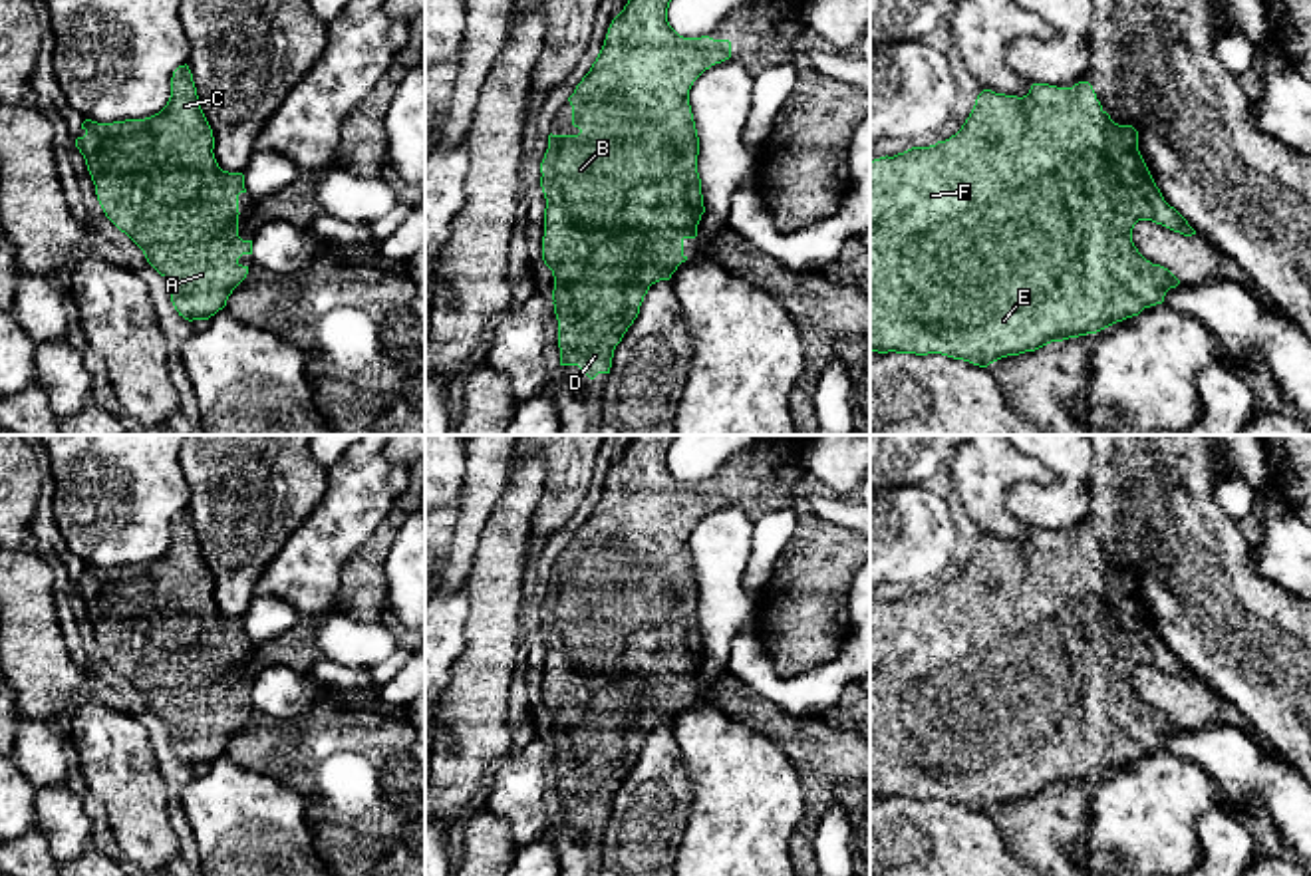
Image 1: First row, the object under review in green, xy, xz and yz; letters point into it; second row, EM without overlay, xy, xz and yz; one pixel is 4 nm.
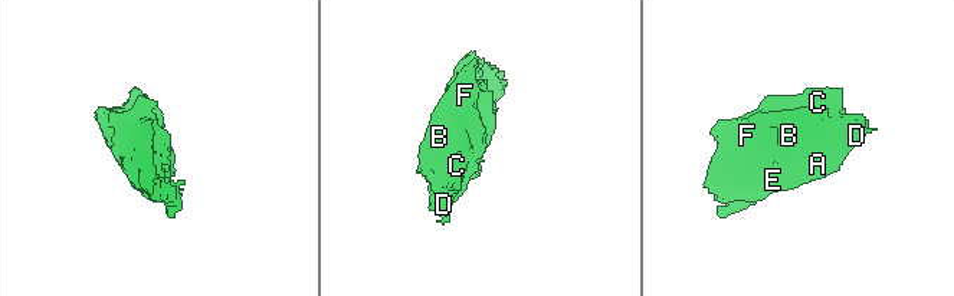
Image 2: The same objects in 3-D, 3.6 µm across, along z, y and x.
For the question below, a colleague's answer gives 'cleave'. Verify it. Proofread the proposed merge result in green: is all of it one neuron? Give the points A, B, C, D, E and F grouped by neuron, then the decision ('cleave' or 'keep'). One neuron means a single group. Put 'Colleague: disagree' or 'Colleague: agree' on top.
Colleague: disagree
A B C D E F | keep

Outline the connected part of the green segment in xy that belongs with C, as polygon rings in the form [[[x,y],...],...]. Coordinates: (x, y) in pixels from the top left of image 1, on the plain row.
[[[179,511],[171,522],[171,542],[167,550],[145,564],[125,564],[81,568],[83,582],[75,592],[85,604],[87,616],[95,630],[97,646],[105,661],[125,677],[145,699],[147,707],[167,723],[171,747],[185,765],[209,765],[226,751],[232,735],[246,723],[248,711],[238,703],[252,699],[252,685],[238,681],[238,640],[246,638],[244,620],[222,616],[215,604],[213,574],[201,554],[201,544],[189,511]]]

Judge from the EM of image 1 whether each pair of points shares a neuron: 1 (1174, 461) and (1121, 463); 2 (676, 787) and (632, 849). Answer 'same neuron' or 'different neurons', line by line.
1: same neuron
2: same neuron

